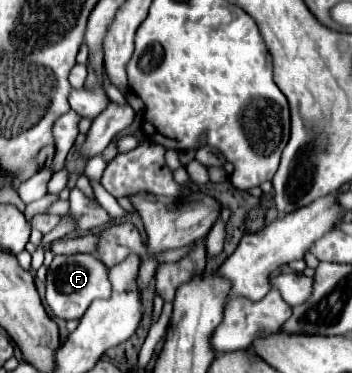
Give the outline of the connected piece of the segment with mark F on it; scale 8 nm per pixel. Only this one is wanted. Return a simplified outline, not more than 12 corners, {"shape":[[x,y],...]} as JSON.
{"shape":[[57,255],[49,265],[47,305],[81,319],[111,295],[95,255]]}

